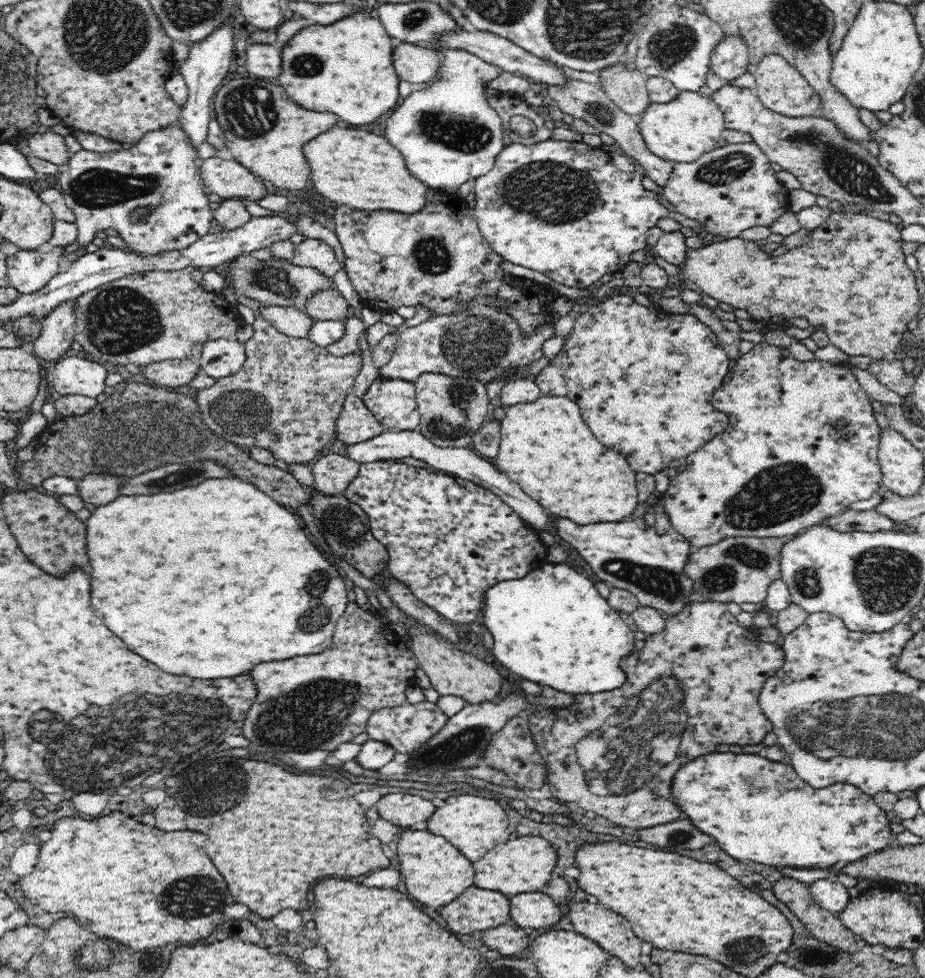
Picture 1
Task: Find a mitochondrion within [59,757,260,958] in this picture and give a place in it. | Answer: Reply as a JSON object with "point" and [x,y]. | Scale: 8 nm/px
{"point":[199,896]}

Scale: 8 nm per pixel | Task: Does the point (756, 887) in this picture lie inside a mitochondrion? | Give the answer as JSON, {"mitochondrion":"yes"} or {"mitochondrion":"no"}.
{"mitochondrion":"no"}

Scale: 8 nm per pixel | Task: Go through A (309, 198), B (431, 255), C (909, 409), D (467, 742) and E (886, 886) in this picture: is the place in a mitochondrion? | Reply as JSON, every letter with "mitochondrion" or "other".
{"A":"other","B":"mitochondrion","C":"other","D":"mitochondrion","E":"other"}

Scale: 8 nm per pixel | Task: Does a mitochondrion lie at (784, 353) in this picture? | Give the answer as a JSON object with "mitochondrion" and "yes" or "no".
{"mitochondrion":"no"}

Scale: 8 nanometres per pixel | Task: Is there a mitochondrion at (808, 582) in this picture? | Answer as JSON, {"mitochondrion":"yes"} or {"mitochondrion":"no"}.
{"mitochondrion":"yes"}

